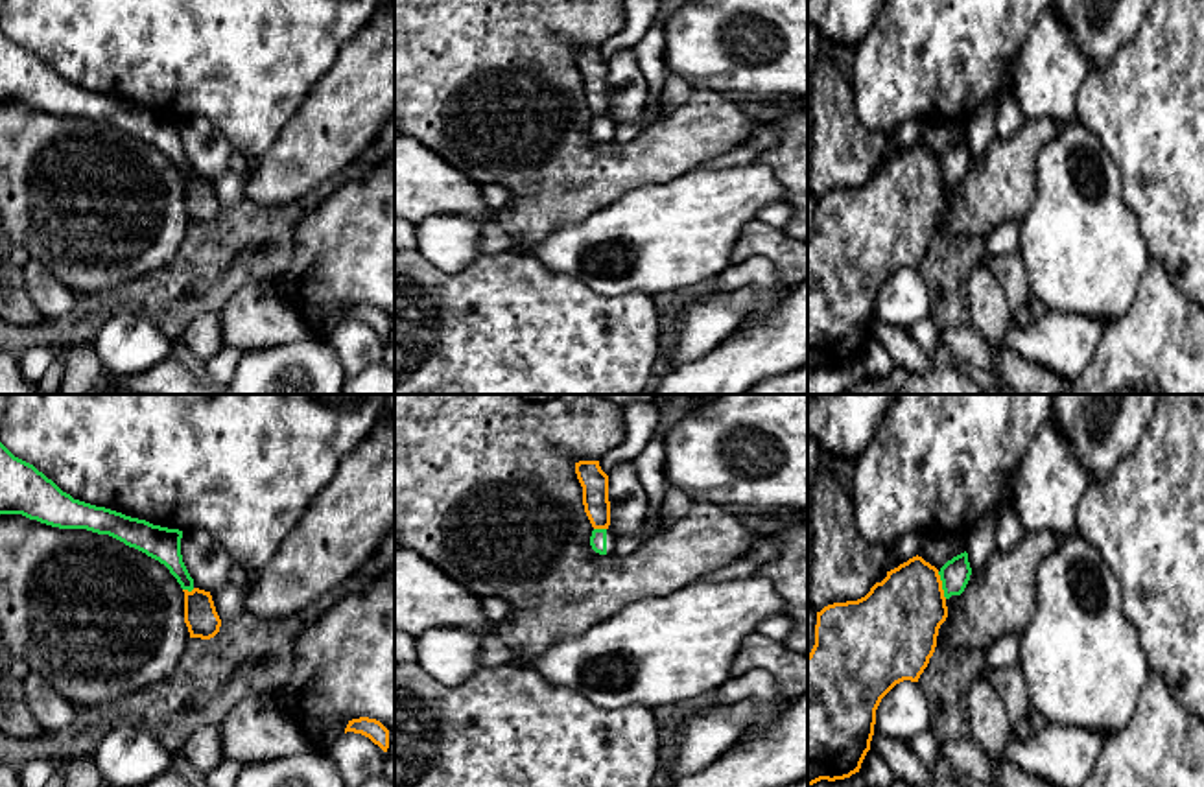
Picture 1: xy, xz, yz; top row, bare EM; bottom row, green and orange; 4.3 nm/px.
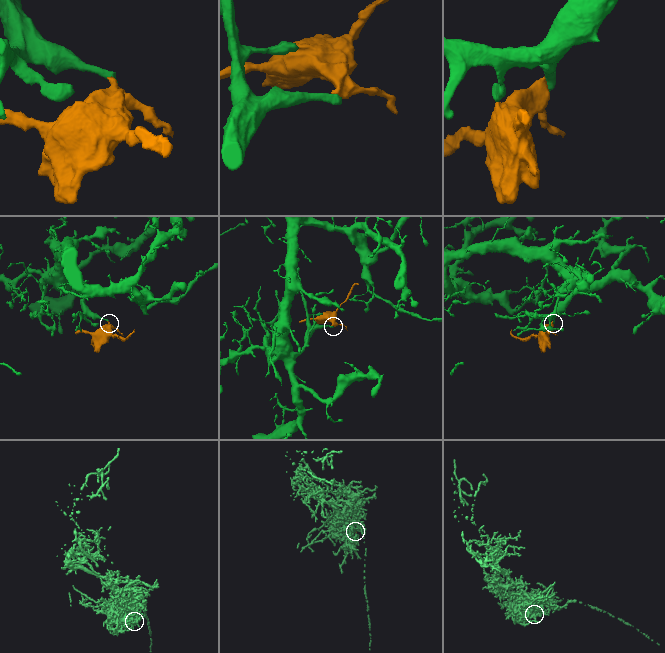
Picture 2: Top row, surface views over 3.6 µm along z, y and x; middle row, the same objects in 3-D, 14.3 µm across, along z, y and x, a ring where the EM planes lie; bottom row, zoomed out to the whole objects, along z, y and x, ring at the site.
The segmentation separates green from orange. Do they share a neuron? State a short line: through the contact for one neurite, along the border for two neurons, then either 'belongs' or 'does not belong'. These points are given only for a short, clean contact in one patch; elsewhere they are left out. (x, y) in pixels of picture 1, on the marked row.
line yz (937, 572), (946, 598); does not belong

